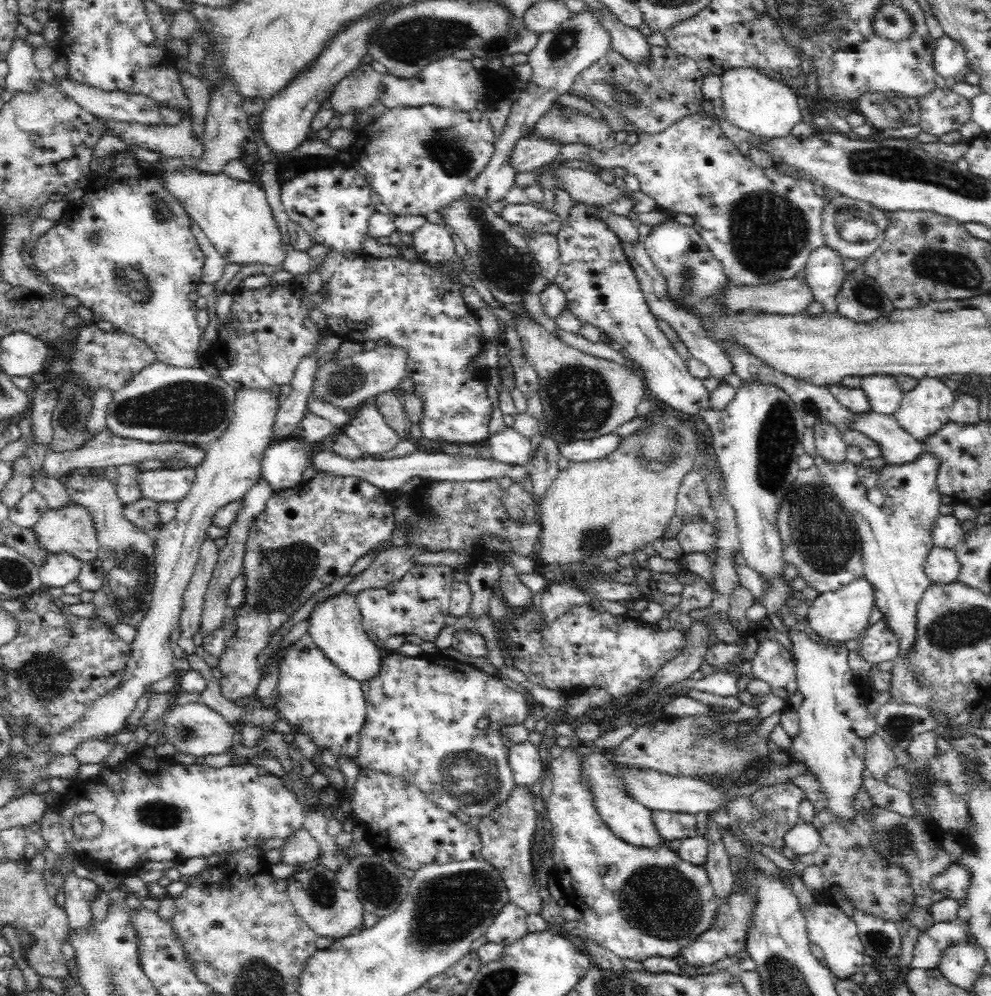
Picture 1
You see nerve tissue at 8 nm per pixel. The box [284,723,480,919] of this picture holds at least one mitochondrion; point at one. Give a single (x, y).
(375, 887)

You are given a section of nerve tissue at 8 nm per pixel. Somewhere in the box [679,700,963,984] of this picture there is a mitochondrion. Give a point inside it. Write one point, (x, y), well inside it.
(898, 840)

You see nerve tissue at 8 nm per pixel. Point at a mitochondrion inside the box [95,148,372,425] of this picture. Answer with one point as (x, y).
(132, 278)

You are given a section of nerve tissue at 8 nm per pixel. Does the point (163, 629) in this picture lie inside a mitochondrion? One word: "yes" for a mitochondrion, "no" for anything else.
no

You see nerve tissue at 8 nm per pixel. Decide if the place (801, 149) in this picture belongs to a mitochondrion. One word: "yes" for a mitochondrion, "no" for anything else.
no

